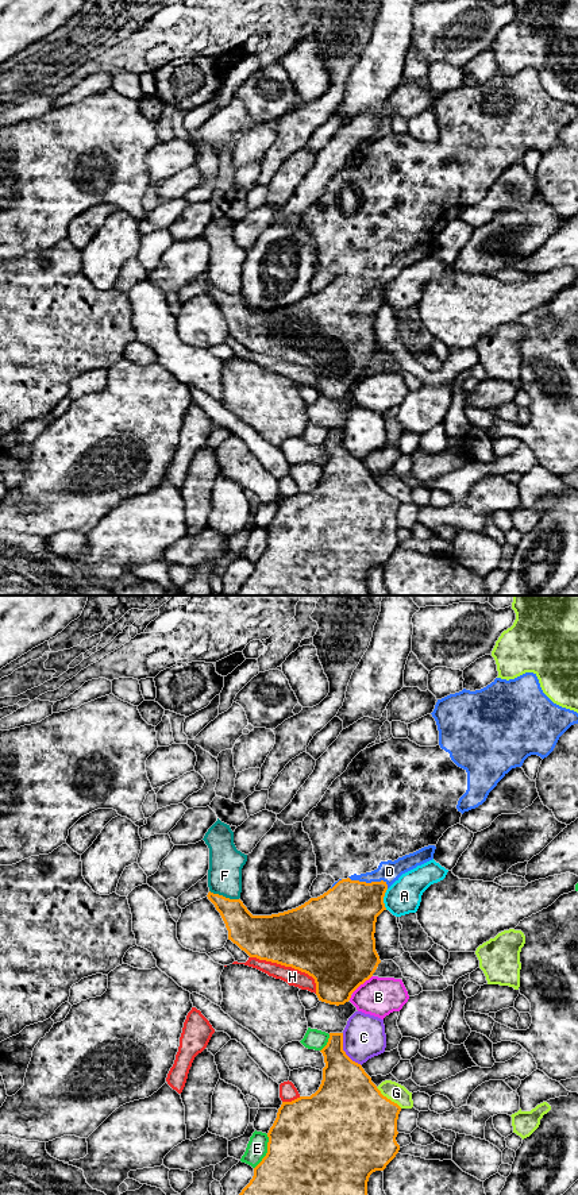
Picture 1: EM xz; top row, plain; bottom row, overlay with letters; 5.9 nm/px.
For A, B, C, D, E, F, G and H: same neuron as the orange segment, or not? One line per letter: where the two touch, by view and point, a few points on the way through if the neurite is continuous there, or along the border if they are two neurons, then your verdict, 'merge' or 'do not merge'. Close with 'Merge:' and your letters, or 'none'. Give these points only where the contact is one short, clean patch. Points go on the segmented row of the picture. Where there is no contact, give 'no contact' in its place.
A: contact xz (382, 899); do not merge
B: contact xz (361, 983); do not merge
C: contact xz (343, 1051); do not merge
D: contact xz (369, 883); merge
E: contact xz (268, 1152); do not merge
F: contact xz (224, 897); do not merge
G: contact xz (389, 1099); do not merge
H: contact xz (289, 966); do not merge
Merge: D

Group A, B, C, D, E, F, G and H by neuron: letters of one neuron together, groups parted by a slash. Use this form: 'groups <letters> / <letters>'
groups A / B / C / D / E / F / G / H

